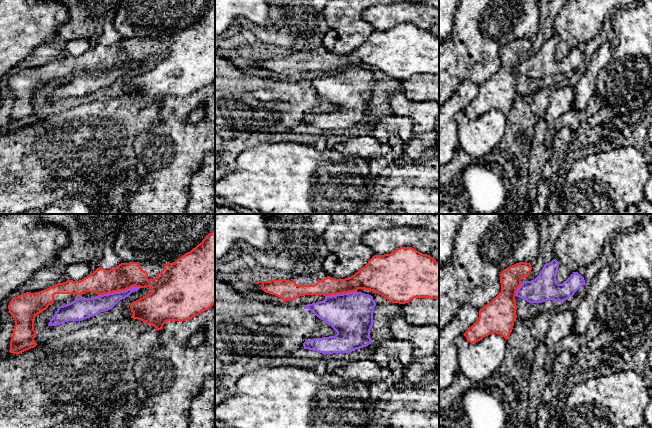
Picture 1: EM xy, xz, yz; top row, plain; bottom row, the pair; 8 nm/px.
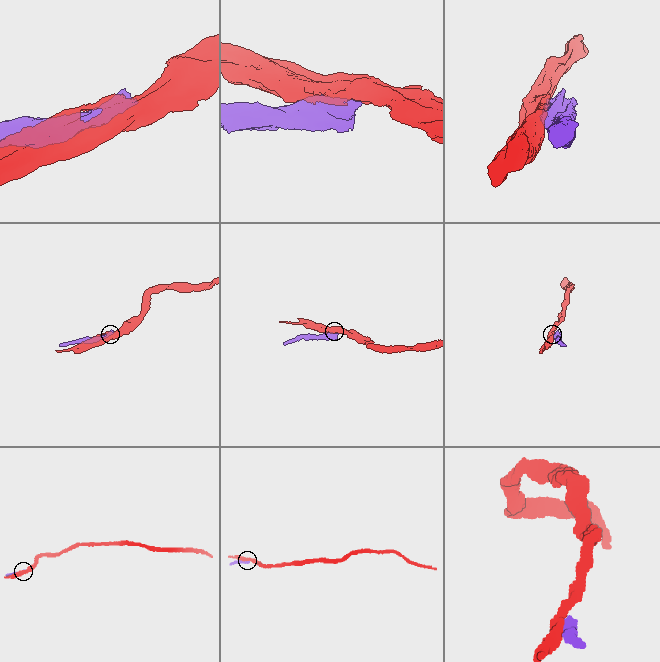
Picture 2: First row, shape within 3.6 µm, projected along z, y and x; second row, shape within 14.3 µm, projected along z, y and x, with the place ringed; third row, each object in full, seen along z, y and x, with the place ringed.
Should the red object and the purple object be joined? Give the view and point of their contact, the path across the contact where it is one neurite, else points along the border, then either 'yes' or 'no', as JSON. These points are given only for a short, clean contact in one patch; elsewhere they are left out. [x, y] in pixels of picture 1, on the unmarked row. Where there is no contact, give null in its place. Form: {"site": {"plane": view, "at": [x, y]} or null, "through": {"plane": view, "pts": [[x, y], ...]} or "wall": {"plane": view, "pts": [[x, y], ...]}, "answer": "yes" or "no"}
{"site": {"plane": "xy", "at": [119, 67]}, "answer": "no"}

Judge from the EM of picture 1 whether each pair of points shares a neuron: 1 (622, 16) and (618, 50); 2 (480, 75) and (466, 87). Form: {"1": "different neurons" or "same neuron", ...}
{"1": "same neuron", "2": "different neurons"}

